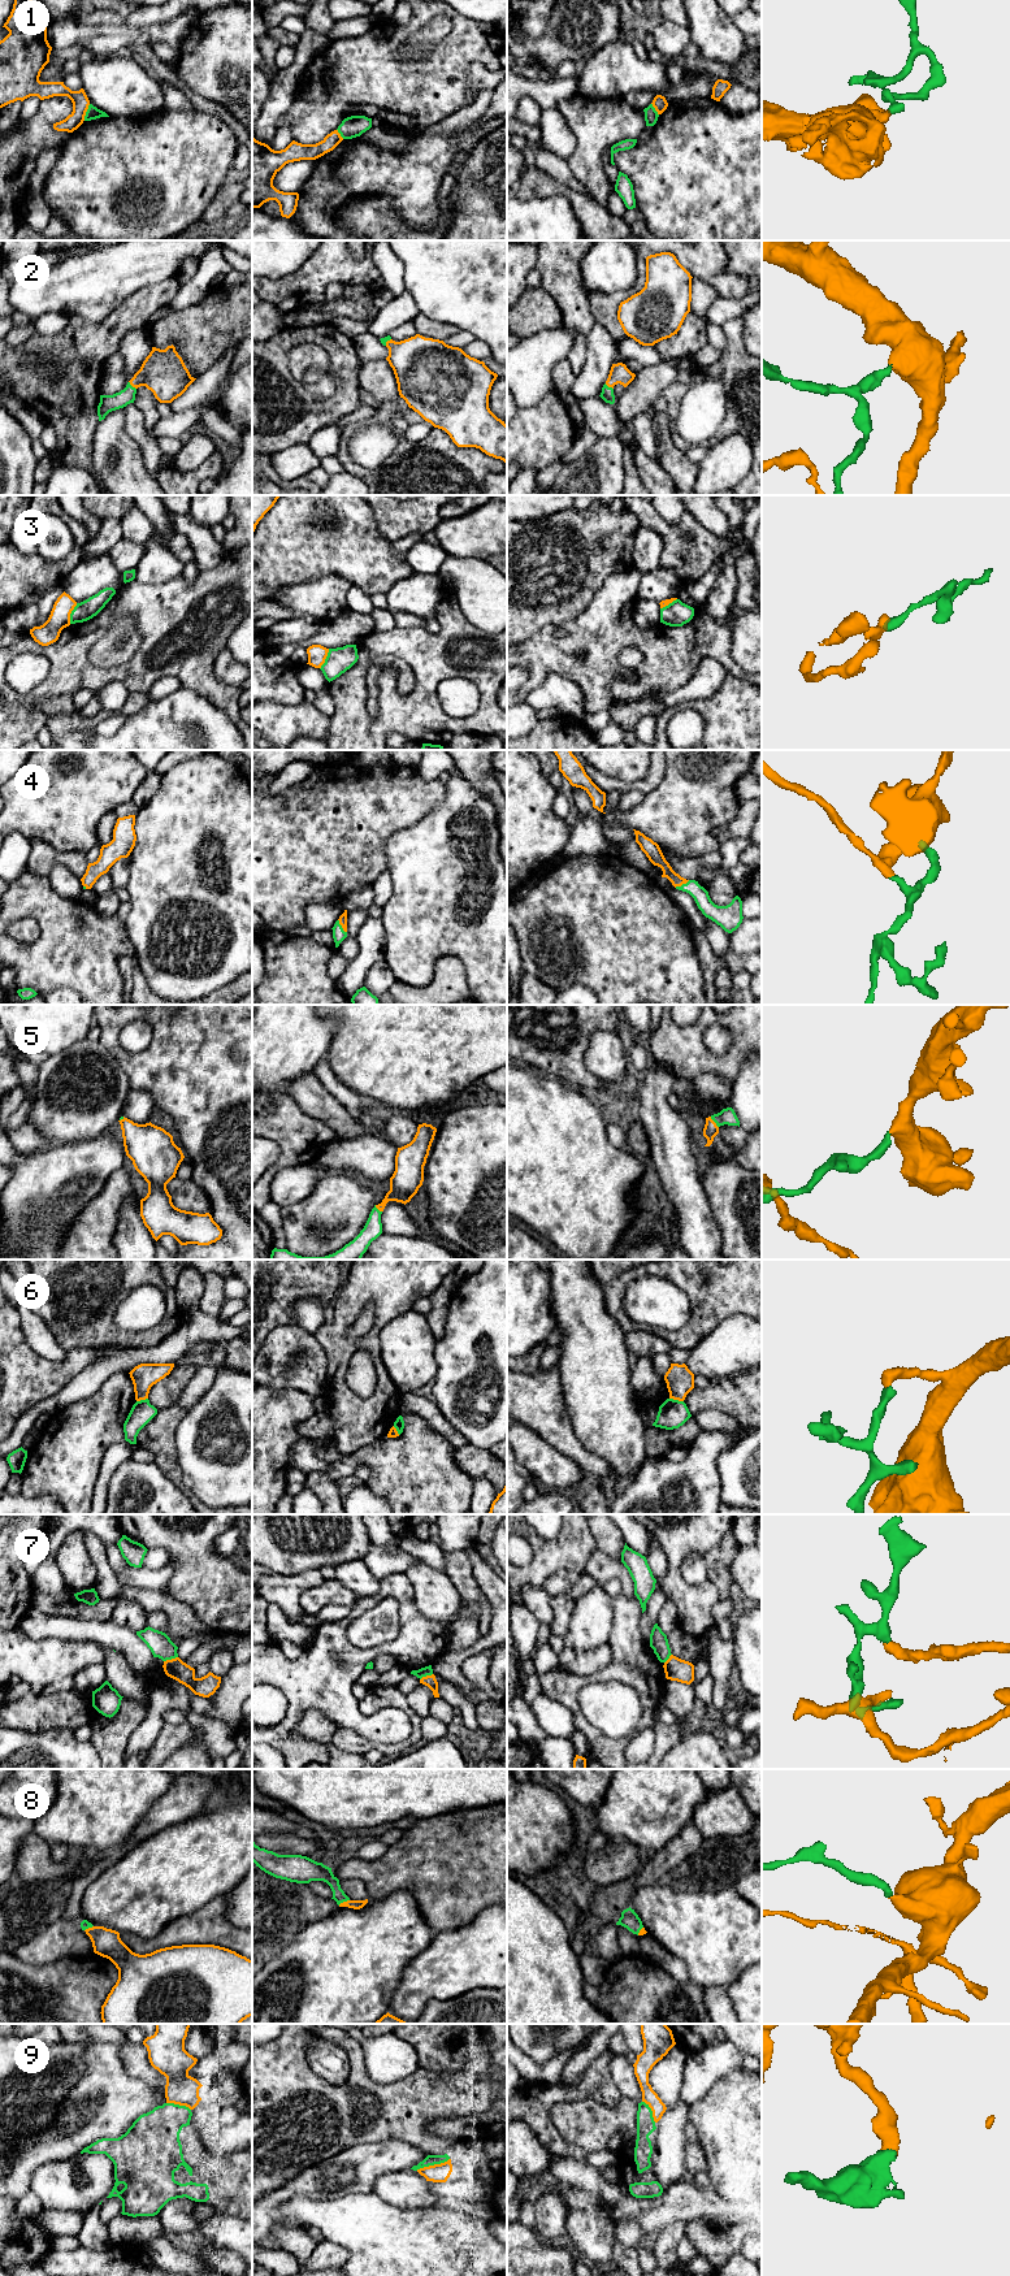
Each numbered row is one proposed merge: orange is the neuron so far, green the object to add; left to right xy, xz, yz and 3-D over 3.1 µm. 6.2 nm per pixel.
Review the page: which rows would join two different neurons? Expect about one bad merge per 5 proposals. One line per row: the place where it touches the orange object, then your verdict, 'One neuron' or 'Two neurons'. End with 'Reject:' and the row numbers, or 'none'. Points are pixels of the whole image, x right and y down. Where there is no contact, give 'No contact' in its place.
1: Touches orange at xy (86, 111). Two neurons
2: Touches orange at xy (131, 385). One neuron
3: Touches orange at xy (70, 612). Two neurons
4: Touches orange at xz (341, 924). One neuron
5: Touches orange at yz (714, 1122). One neuron
6: Touches orange at yz (676, 1399). Two neurons
7: Touches orange at xy (172, 1659). Two neurons
8: Touches orange at xz (343, 1902). One neuron
9: Touches orange at xz (432, 2166). Two neurons
Reject: 1, 3, 6, 7, 9

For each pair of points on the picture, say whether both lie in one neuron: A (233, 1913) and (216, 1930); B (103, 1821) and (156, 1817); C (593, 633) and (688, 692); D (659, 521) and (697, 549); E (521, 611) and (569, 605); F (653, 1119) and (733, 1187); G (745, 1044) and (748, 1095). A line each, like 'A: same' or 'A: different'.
A: different
B: different
C: different
D: same
E: same
F: different
G: different

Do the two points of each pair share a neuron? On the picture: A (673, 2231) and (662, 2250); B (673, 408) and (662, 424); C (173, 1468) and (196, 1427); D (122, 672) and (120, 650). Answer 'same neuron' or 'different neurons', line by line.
A: same neuron
B: different neurons
C: different neurons
D: different neurons

